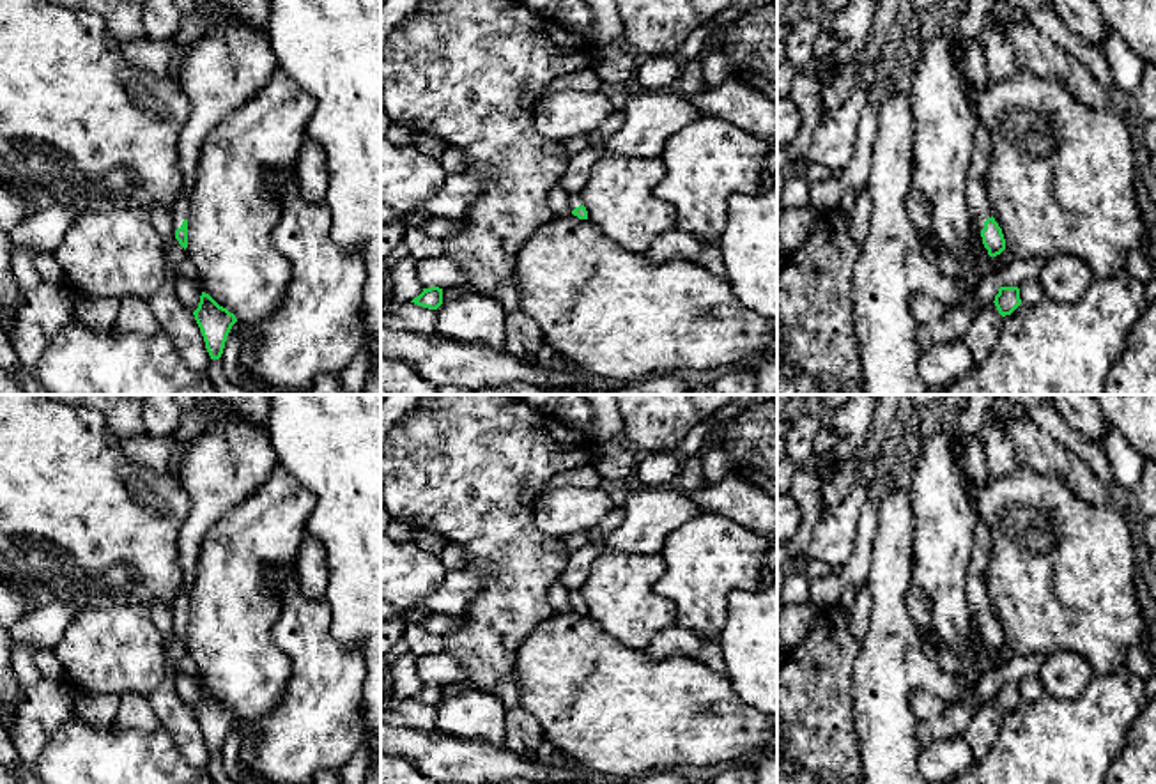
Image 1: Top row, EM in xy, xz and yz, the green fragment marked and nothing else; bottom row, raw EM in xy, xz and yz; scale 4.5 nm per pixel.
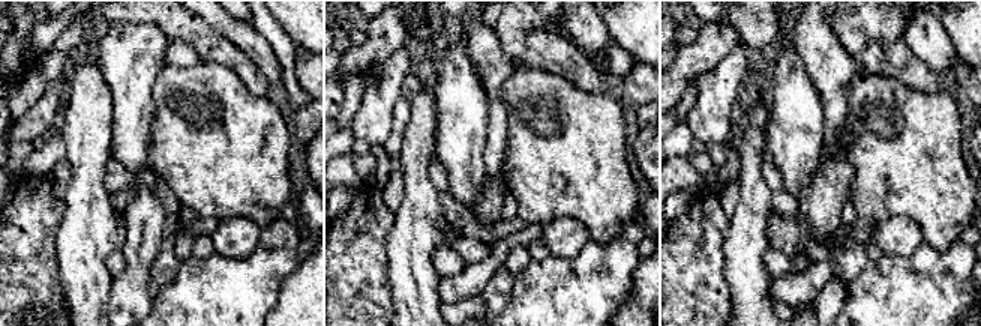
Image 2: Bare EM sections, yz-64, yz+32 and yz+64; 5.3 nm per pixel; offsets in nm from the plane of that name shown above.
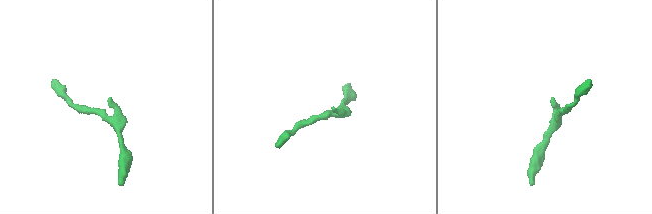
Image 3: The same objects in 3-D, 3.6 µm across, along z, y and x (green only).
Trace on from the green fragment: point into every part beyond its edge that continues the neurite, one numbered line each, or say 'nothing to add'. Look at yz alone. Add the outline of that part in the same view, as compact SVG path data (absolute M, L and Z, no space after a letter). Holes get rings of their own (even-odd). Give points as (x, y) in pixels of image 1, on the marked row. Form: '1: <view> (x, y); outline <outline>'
1: yz (978, 204); outline M979 122L974 135L972 165L967 173L967 209L970 214L970 221L974 221L979 230L983 230L984 221L991 218L991 205L984 186L990 161L991 161L990 133Z

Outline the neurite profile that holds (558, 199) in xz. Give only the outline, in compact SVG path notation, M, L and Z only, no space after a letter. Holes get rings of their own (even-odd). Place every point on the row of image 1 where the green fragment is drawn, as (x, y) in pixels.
M561 181L556 182L547 196L547 204L554 216L563 218L563 216L572 214L568 198L570 198L570 195L565 191Z

